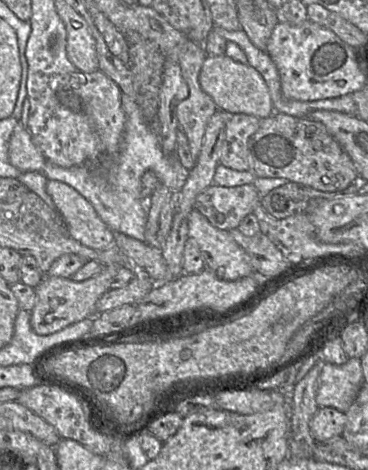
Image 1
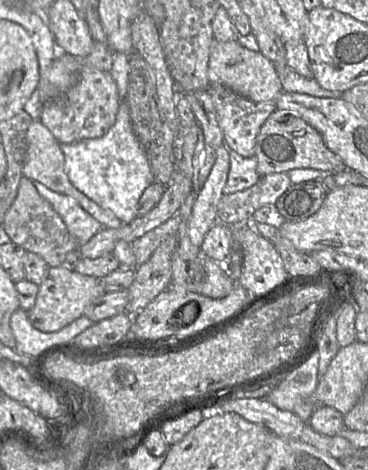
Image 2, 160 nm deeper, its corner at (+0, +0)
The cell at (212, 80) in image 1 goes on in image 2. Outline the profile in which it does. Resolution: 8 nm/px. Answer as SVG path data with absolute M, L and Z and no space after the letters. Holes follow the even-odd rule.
M214 40L208 62L208 79L210 85L223 85L254 102L275 102L282 92L280 78L272 62L259 51L243 47L237 40Z

